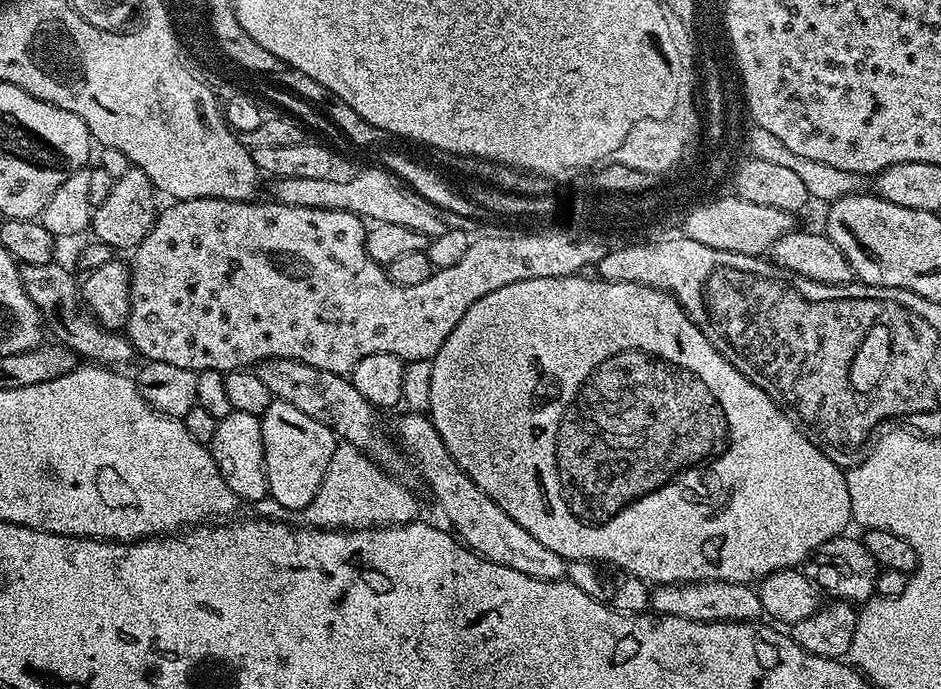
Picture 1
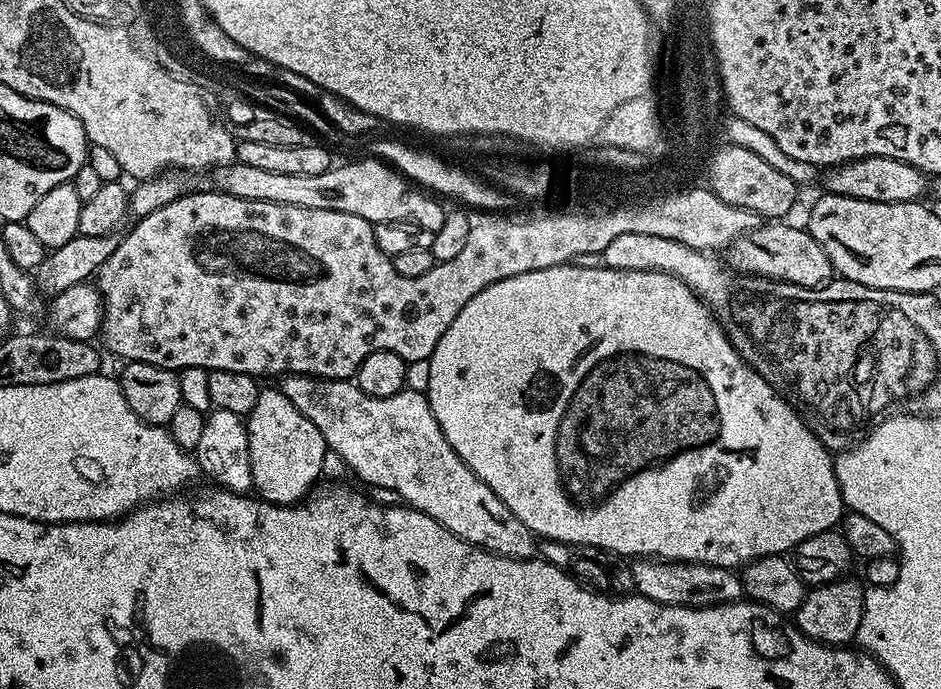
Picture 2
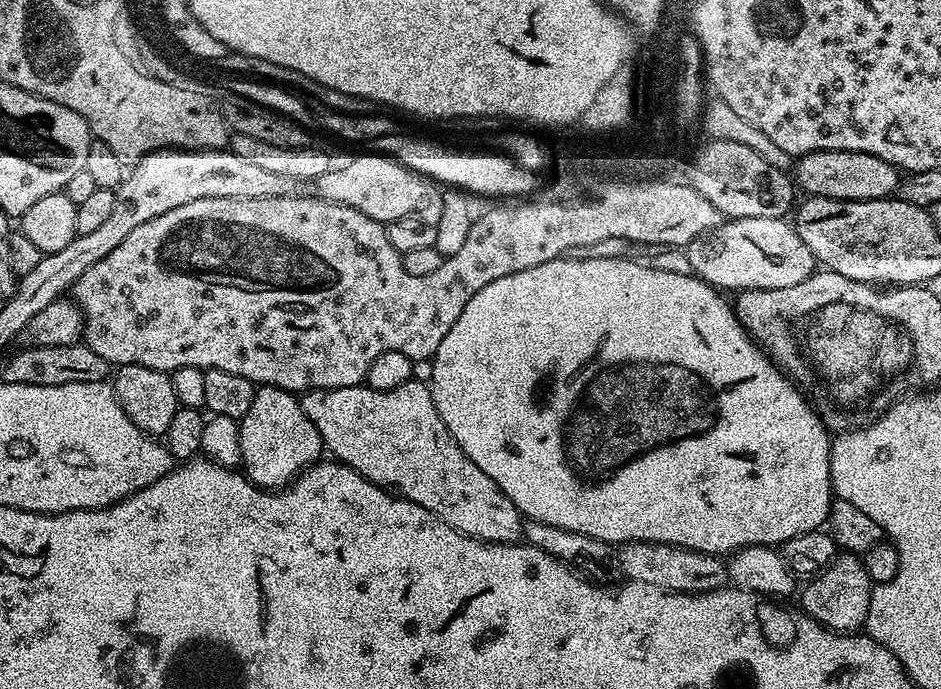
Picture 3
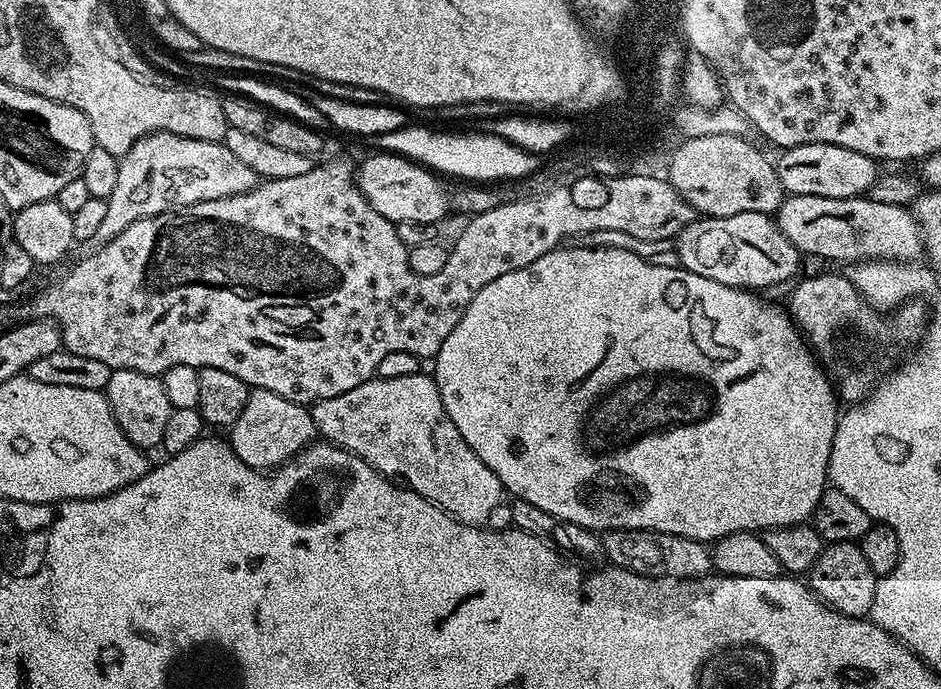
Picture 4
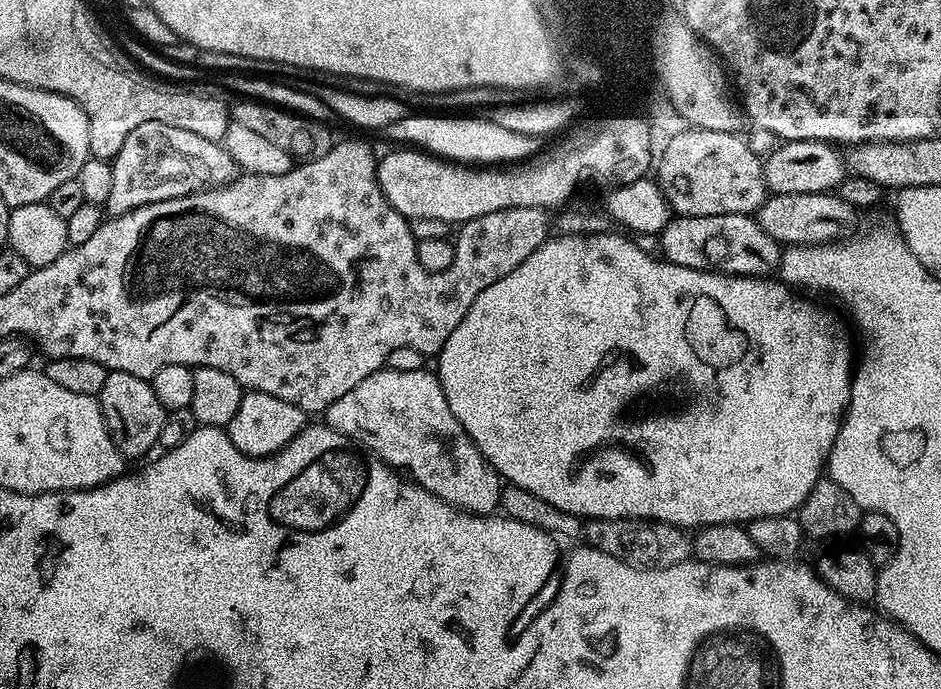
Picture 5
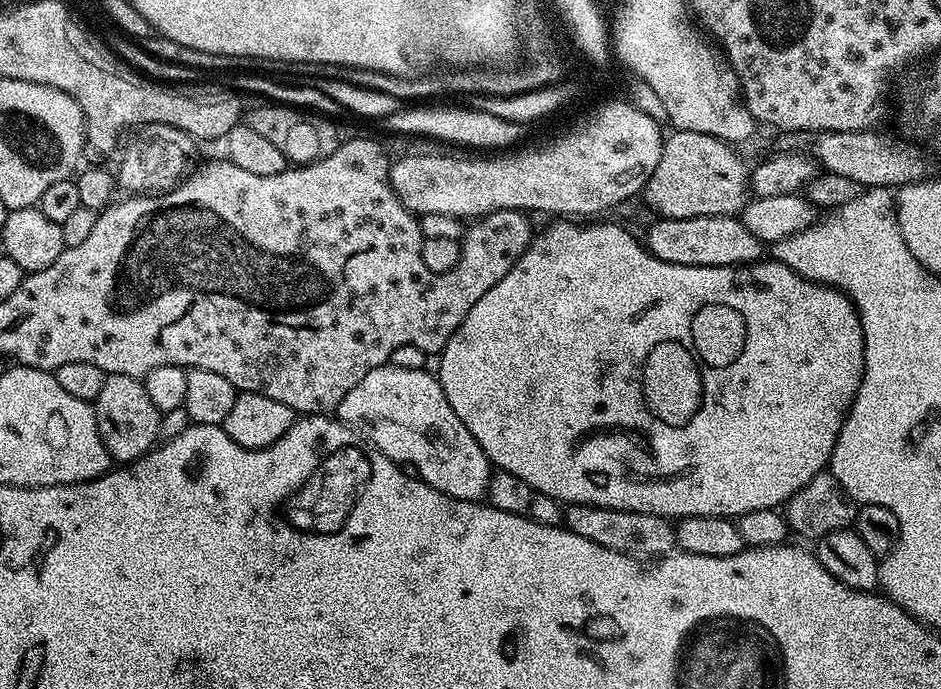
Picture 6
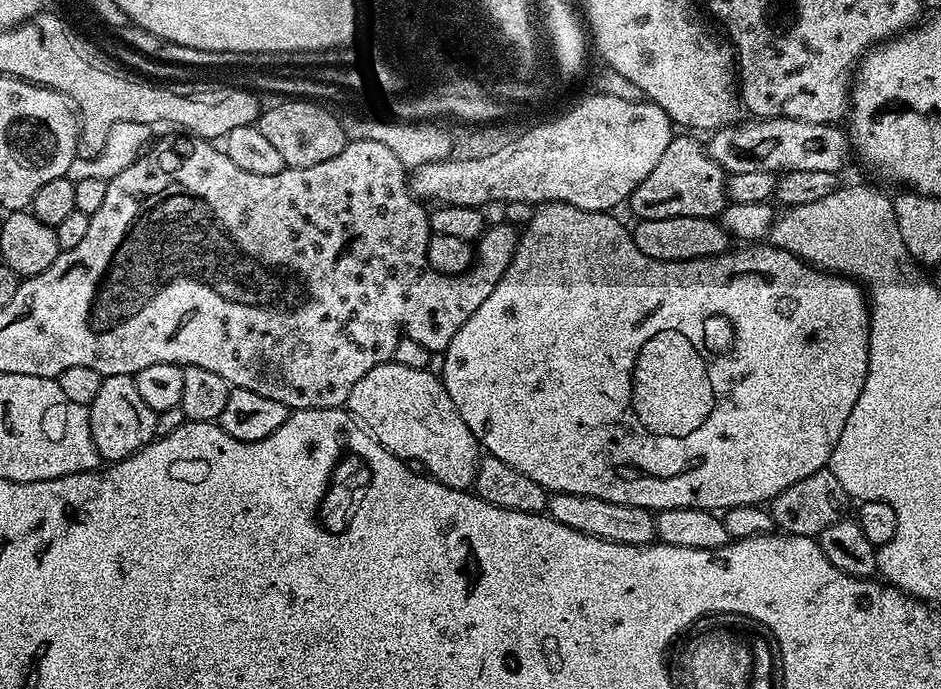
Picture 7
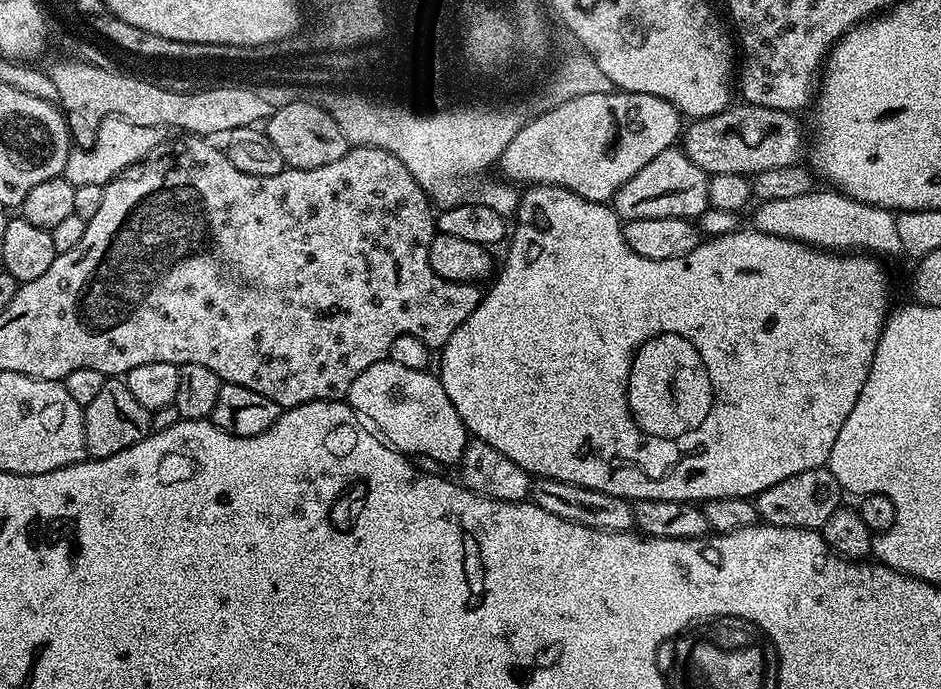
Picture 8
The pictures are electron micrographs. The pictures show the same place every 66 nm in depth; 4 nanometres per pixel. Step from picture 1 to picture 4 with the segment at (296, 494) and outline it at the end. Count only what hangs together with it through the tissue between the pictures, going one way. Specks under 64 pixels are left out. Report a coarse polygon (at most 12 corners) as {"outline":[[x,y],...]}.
{"outline":[[254,388],[232,449],[275,470],[318,433],[305,405]]}

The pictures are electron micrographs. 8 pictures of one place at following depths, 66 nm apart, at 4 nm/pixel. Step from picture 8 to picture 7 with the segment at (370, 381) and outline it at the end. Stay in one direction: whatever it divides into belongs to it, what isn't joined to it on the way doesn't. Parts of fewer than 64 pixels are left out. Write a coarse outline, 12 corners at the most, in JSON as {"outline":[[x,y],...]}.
{"outline":[[374,366],[346,408],[393,457],[475,485],[481,445],[432,370]]}

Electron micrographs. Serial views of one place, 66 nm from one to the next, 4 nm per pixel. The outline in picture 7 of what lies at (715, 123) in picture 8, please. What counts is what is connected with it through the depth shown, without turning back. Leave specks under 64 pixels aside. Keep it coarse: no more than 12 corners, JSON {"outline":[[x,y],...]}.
{"outline":[[744,118],[707,137],[728,174],[826,170],[850,160],[843,127]]}

